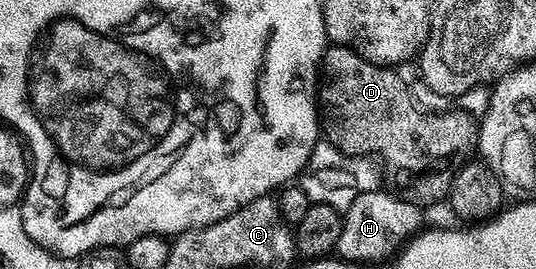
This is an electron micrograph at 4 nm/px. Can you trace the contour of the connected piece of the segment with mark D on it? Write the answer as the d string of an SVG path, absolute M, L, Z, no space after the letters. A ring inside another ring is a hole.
M332 44L324 52L321 72L317 78L317 112L321 133L329 144L350 157L368 155L383 157L381 165L386 176L388 173L392 183L395 184L394 192L403 200L412 201L414 205L428 207L427 205L441 200L442 197L444 200L450 194L451 180L468 160L467 152L473 149L473 142L477 137L477 125L462 111L418 113L406 83L395 73L398 72L394 68L374 65L352 49L347 49L344 45Z

